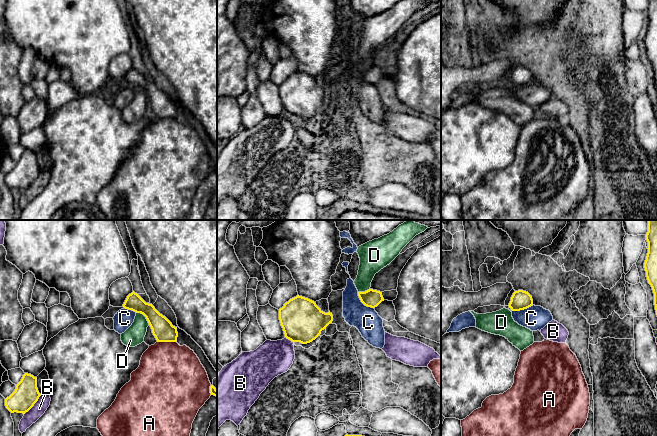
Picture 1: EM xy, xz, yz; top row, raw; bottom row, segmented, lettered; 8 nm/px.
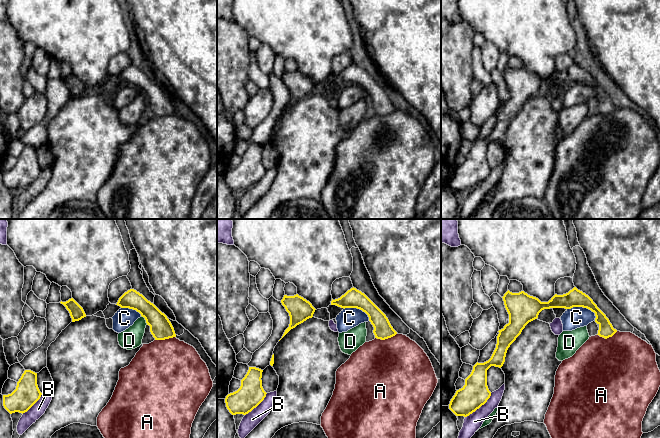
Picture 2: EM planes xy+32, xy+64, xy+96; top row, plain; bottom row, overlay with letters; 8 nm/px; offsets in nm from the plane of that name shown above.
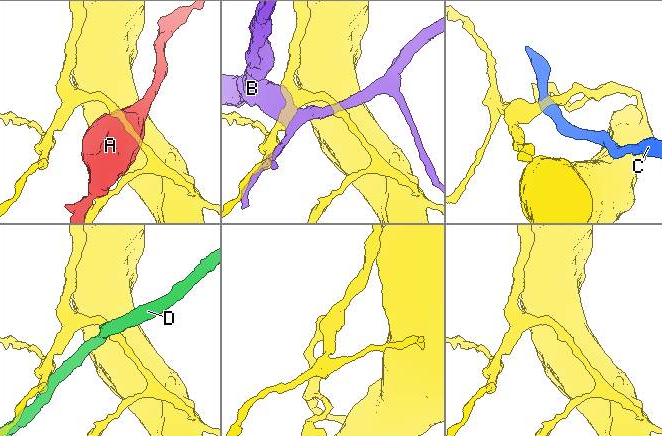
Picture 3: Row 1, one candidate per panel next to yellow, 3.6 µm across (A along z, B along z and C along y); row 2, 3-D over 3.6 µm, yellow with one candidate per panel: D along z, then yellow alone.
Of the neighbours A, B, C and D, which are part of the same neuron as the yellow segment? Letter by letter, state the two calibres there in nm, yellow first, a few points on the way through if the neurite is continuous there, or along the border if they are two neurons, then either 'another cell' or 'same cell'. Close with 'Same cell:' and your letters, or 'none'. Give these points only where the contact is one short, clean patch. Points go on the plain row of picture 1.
A: 170 nm thick on the yellow side, 480 nm on the other; another cell
B: 200 nm thick on the yellow side, 110 nm on the other; another cell
C: 140 nm thick on the yellow side, 200 nm on the other; border along xz (357, 68), (360, 76), (365, 81), (373, 84); another cell
D: 170 nm thick on the yellow side, 160 nm on the other; border along xy (136, 88), (140, 88), (149, 100); another cell
Same cell: none

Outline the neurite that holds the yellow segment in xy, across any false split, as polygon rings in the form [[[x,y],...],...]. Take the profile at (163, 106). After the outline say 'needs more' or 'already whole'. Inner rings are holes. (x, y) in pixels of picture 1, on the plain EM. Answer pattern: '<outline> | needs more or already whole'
[[[134,67],[127,72],[123,83],[146,93],[157,118],[177,118],[177,103]]] | already whole

